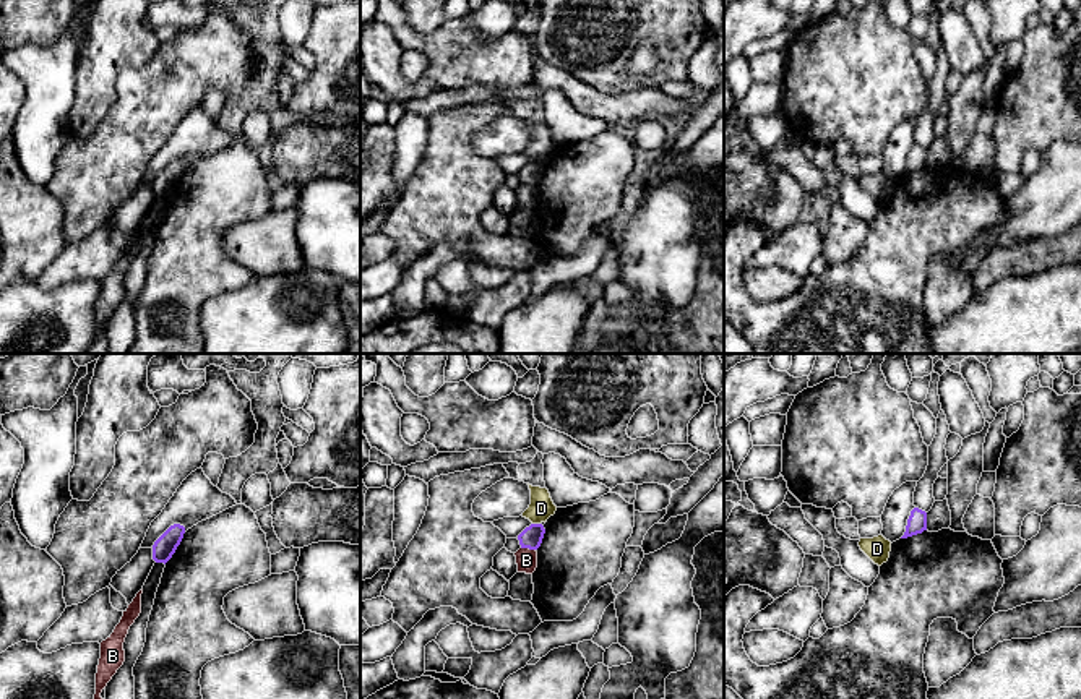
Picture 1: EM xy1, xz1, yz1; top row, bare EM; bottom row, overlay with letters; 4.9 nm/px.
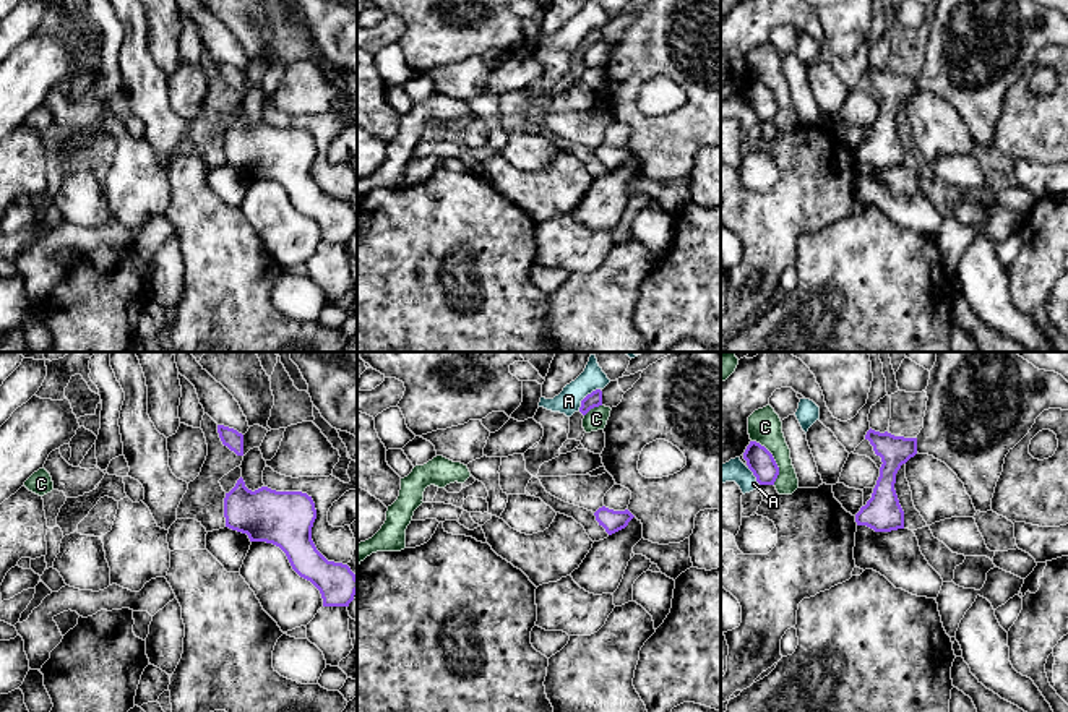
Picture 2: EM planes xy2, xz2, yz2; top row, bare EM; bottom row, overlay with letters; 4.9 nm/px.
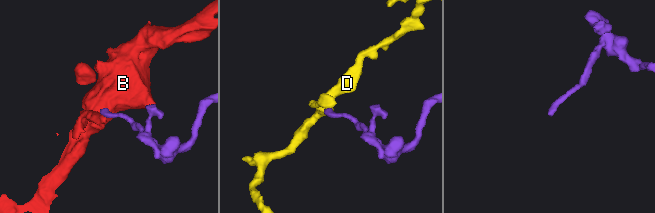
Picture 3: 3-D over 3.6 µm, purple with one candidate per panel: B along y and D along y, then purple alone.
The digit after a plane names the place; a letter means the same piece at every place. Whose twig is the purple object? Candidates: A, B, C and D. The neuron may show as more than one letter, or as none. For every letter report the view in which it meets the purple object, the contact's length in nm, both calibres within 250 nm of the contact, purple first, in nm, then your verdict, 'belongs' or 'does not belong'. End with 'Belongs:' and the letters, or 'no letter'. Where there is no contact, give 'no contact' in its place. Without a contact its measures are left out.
A: xz2 | 160 nm | 80/120 nm | does not belong
B: xz1 | 70 nm | 110/110 nm | does not belong
C: yz2 | 260 nm | 140/170 nm | does not belong
D: xz1 | 40 nm | 110/120 nm | does not belong
Belongs: no letter

